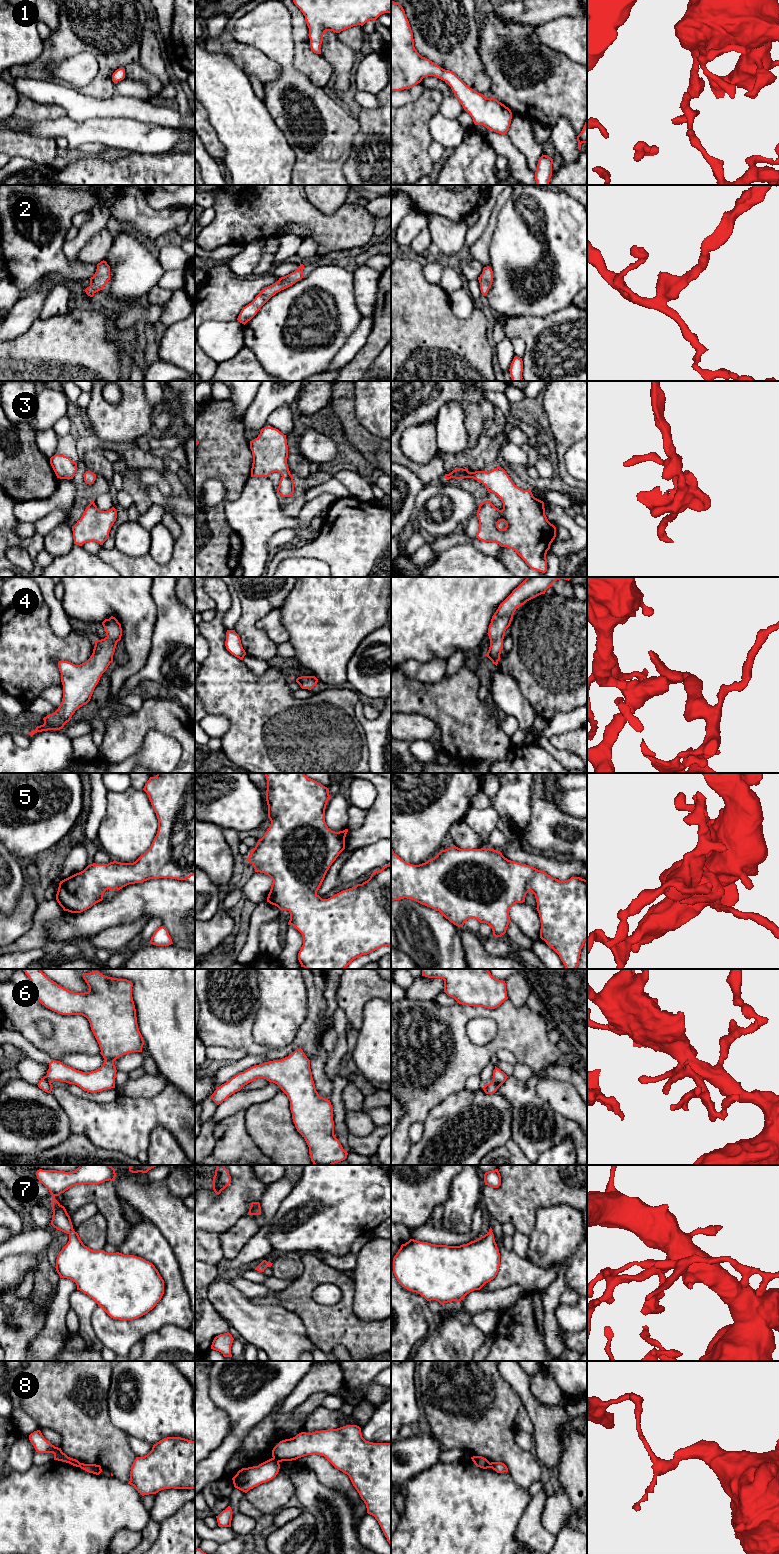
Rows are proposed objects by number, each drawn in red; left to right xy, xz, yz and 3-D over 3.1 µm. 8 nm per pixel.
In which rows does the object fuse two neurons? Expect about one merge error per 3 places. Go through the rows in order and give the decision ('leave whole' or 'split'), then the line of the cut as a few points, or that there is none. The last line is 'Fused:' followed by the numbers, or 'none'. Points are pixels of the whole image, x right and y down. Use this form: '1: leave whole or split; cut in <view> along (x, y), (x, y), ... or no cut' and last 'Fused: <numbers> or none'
1: leave whole; no cut
2: leave whole; no cut
3: leave whole; no cut
4: leave whole; no cut
5: leave whole; no cut
6: leave whole; no cut
7: leave whole; no cut
8: split; cut in xz along (272, 1458), (278, 1462)
Fused: 8

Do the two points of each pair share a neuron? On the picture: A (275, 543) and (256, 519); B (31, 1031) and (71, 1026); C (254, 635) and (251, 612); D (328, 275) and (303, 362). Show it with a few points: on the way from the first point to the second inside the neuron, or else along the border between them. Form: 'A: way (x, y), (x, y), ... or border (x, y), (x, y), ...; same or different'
A: border (293, 529), (279, 529), (269, 540), (268, 551); different
B: way (41, 1041), (56, 1041), (61, 1036); same
C: way (251, 629), (251, 618); same
D: way (337, 300), (342, 313), (344, 332), (328, 350); same

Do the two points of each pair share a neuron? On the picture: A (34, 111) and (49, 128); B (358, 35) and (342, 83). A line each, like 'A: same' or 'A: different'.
A: different
B: different

